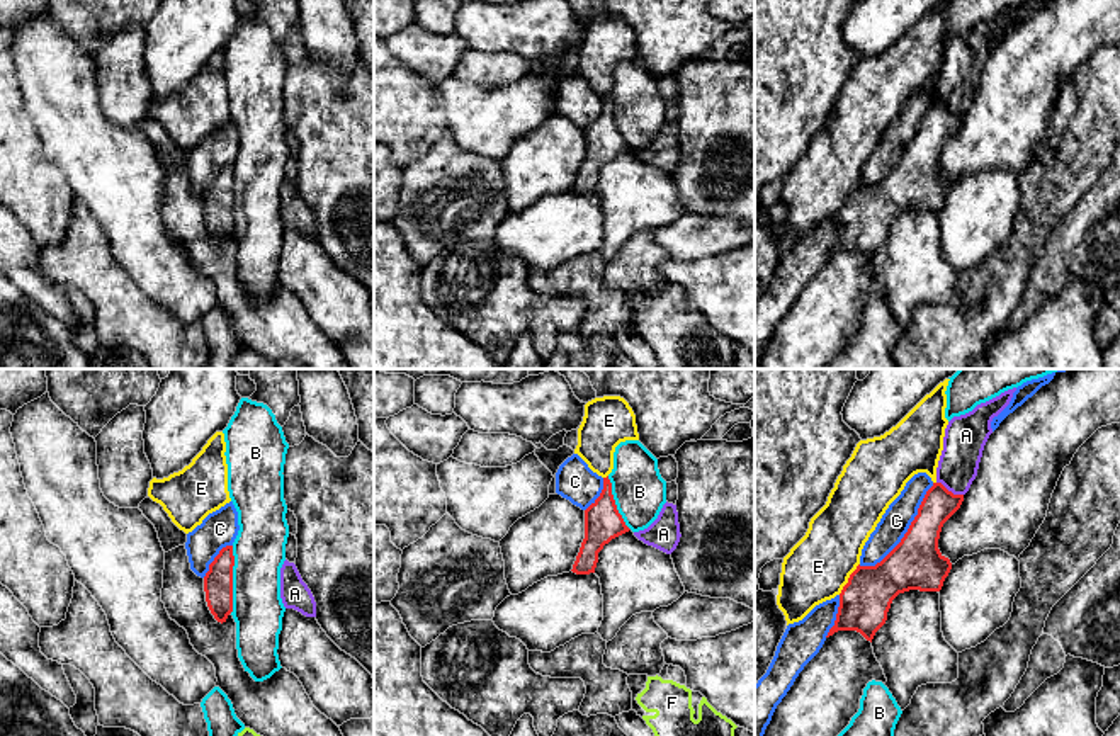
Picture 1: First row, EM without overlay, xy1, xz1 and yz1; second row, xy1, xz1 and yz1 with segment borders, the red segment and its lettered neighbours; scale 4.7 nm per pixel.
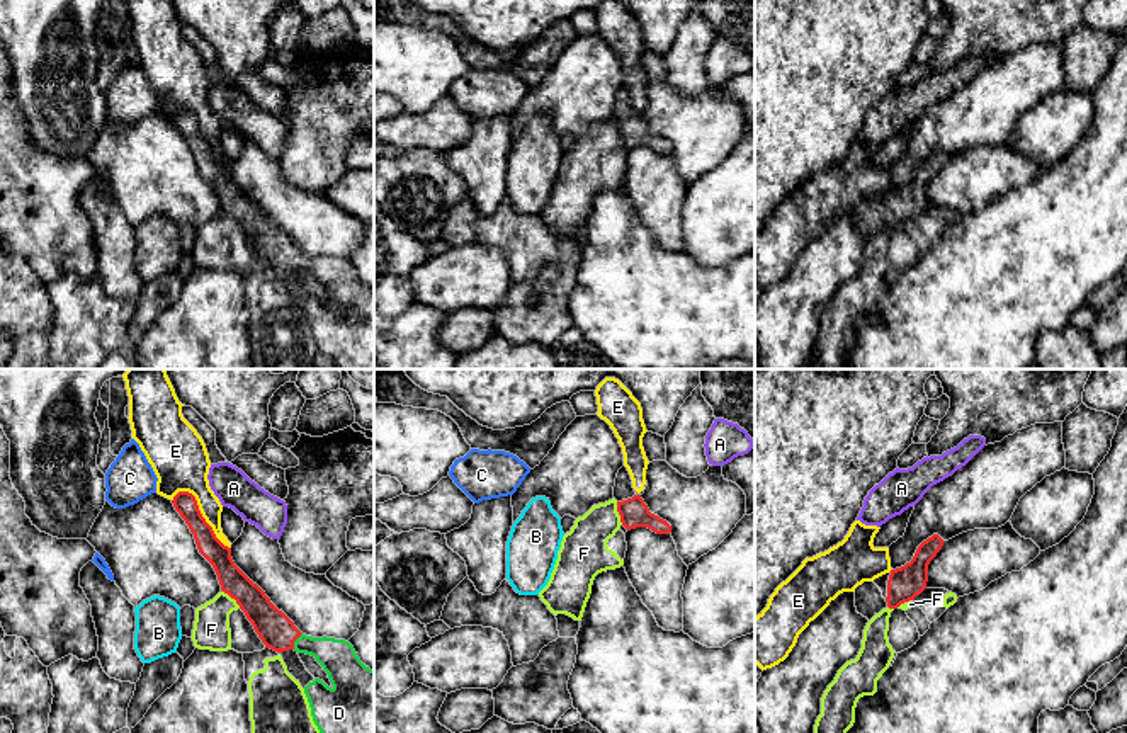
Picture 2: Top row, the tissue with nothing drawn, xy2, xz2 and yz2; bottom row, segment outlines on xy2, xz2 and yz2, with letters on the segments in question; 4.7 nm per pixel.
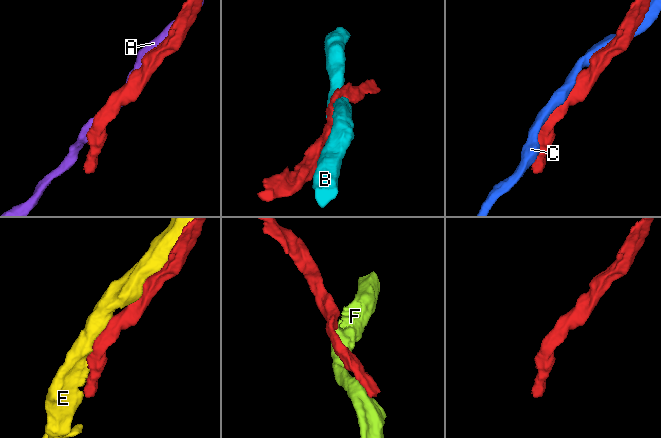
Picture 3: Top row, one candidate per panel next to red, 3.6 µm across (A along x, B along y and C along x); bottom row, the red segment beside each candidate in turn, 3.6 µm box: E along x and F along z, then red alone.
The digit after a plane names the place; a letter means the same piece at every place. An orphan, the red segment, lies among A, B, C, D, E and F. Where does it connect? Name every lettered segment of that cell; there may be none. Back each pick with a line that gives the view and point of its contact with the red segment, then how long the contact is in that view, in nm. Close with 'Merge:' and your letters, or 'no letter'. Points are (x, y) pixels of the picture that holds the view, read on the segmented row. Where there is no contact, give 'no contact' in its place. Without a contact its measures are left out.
D: meets red in xy2 at (294, 640); contact 90 nm long
Merge: D

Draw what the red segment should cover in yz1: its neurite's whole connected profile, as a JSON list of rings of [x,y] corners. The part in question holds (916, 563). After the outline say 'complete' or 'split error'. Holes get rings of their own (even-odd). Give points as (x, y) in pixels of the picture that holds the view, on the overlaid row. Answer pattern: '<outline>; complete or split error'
[[[933,483],[901,542],[875,566],[858,564],[850,575],[840,593],[834,626],[826,637],[838,631],[857,631],[872,643],[899,593],[940,592],[952,563],[940,552],[938,539],[943,524],[962,501],[964,495]]]; complete

